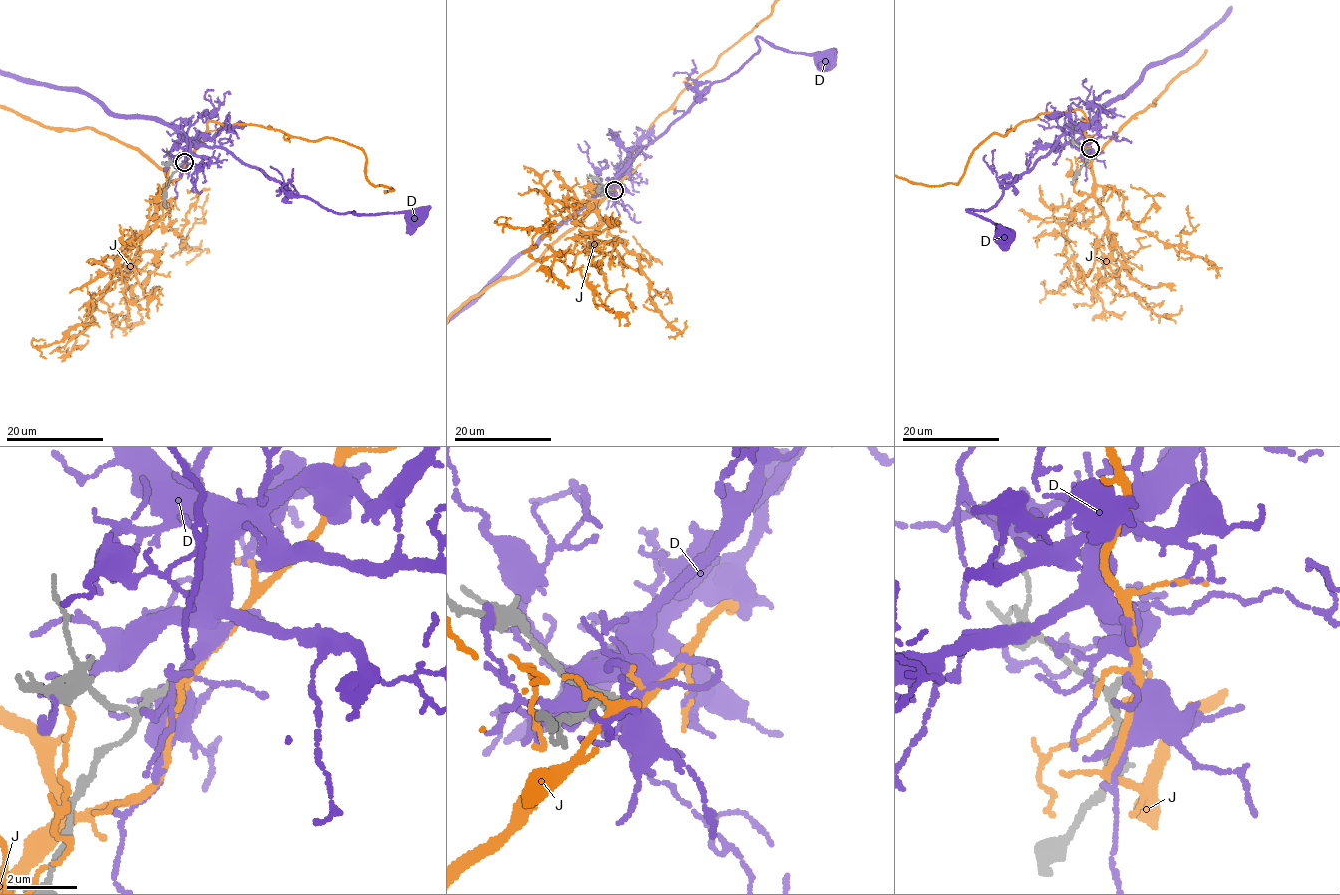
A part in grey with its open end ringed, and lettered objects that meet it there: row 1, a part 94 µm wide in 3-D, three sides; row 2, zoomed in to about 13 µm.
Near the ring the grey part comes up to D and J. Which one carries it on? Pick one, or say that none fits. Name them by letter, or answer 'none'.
none

